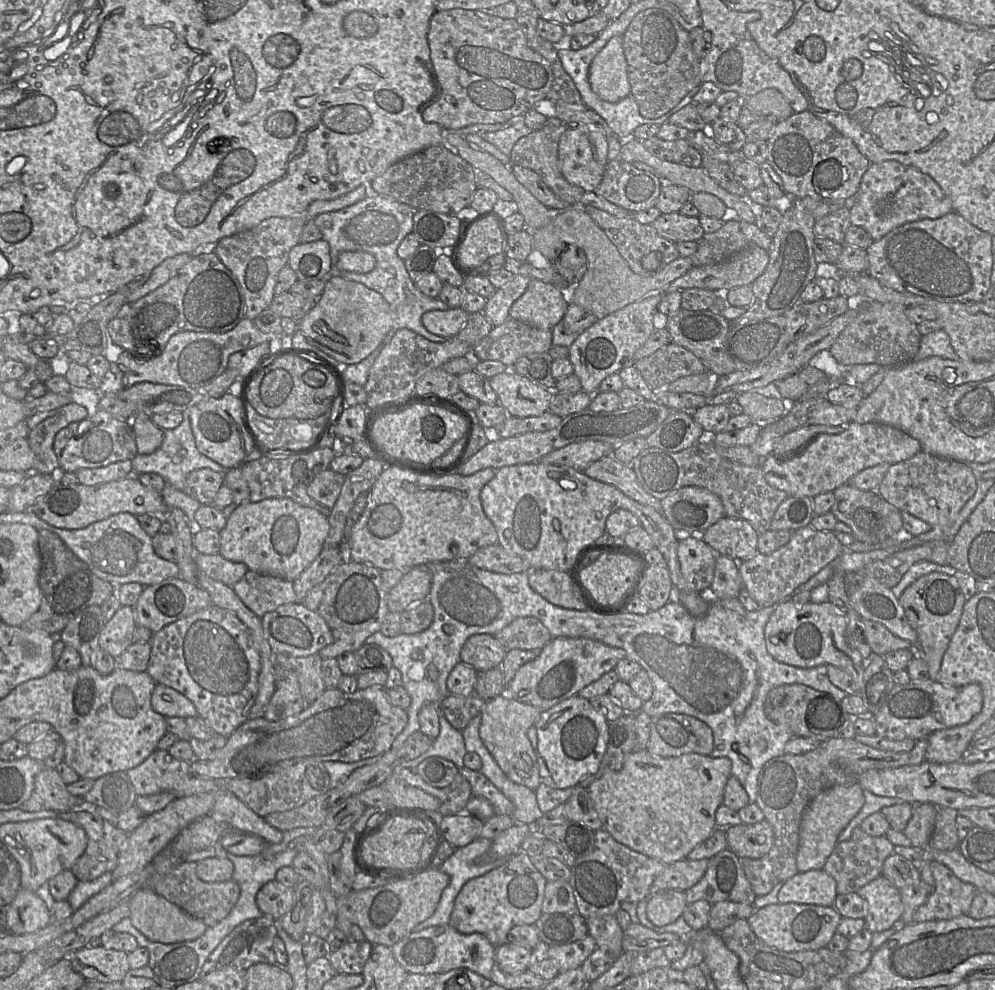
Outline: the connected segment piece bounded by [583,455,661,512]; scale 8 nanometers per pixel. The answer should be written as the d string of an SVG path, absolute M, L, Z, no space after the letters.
M613 455L593 462L583 472L593 479L615 486L628 497L661 512L661 499L649 494L639 483L631 466L618 461Z

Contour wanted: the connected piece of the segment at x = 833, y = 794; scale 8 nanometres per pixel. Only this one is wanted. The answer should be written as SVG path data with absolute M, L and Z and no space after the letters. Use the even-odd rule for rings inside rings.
M857 782L833 786L821 792L810 802L803 813L800 824L799 846L796 856L798 873L824 867L827 858L838 843L838 836L858 814L864 803L864 792Z

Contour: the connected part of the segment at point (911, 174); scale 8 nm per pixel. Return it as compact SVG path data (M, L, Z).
M894 160L870 163L857 195L858 201L850 208L851 224L865 229L874 241L905 223L937 219L954 211L950 198L933 178Z

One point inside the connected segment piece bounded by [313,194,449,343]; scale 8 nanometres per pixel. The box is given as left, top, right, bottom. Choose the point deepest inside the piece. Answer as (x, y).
(377, 224)

